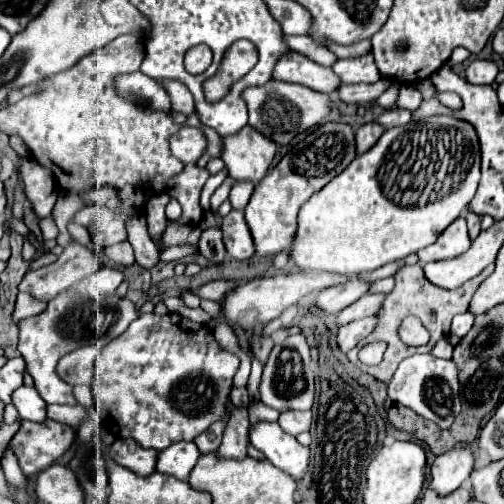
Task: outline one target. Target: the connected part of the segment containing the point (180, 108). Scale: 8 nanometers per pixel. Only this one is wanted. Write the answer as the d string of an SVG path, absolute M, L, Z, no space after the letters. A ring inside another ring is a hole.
M164 79L163 87L169 94L171 99L171 108L175 112L183 112L183 114L195 114L195 100L185 85L180 82Z

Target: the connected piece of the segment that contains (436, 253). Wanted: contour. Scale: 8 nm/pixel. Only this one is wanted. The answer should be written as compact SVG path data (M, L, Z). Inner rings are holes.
M459 216L455 222L451 222L437 238L435 244L423 248L417 252L419 262L435 262L435 260L447 260L447 258L455 258L459 254L463 254L469 248L471 240L467 234L467 224L465 224L465 216Z

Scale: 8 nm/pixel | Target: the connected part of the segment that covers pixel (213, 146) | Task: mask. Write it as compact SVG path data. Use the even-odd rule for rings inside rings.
M202 124L202 131L207 139L207 148L205 148L205 154L197 160L199 166L205 166L211 158L221 156L221 136L213 128L209 128L204 124Z

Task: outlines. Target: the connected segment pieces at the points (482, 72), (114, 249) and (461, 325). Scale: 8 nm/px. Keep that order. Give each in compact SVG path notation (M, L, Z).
M475 60L469 64L467 72L465 72L465 78L467 82L471 84L491 84L497 76L499 68L495 66L495 62L491 60Z
M129 242L113 244L113 246L105 248L103 252L105 252L107 260L113 260L113 262L119 264L119 266L131 266L131 264L135 262L135 258L133 258L133 248L131 248Z
M465 312L463 316L455 316L455 320L451 324L451 334L463 338L471 330L471 326L473 326L473 316L471 316L471 312Z

